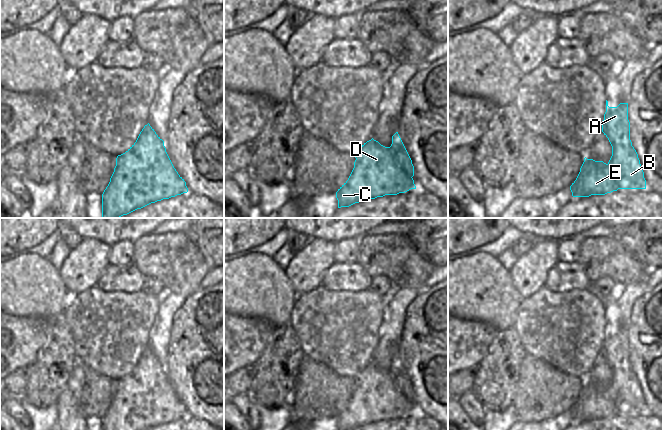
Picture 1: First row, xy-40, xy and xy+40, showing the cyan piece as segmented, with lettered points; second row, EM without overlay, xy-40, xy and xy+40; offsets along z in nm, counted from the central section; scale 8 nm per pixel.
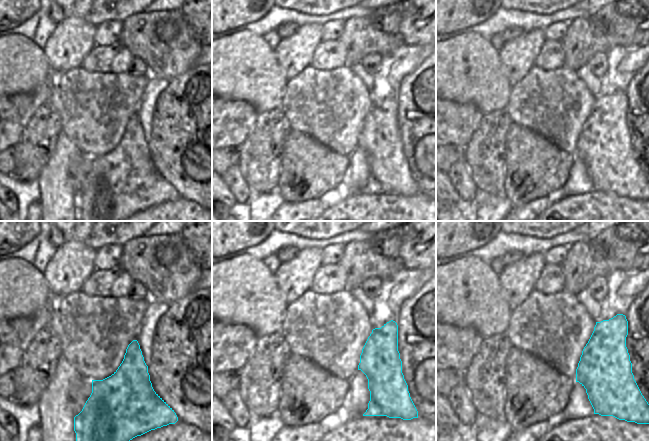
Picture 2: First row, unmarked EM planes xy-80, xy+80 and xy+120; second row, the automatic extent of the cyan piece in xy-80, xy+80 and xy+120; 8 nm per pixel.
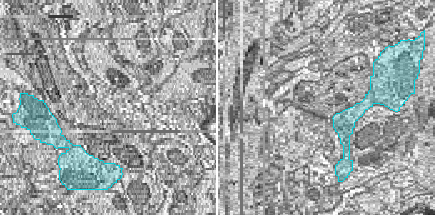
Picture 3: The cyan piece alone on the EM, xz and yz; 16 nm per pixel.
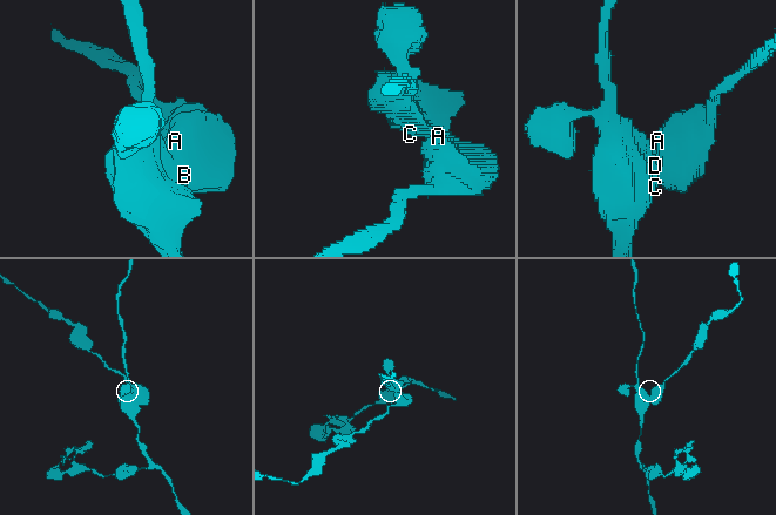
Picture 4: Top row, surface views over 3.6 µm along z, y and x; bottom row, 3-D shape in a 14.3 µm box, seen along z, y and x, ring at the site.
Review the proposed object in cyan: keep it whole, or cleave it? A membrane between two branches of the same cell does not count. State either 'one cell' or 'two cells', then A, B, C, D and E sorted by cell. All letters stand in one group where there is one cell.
two cells; A B / C D E

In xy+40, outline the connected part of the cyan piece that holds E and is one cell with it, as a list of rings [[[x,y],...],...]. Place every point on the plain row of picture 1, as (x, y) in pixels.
[[[584,382],[576,404],[570,410],[573,421],[605,419],[618,414],[618,402],[603,385]]]

